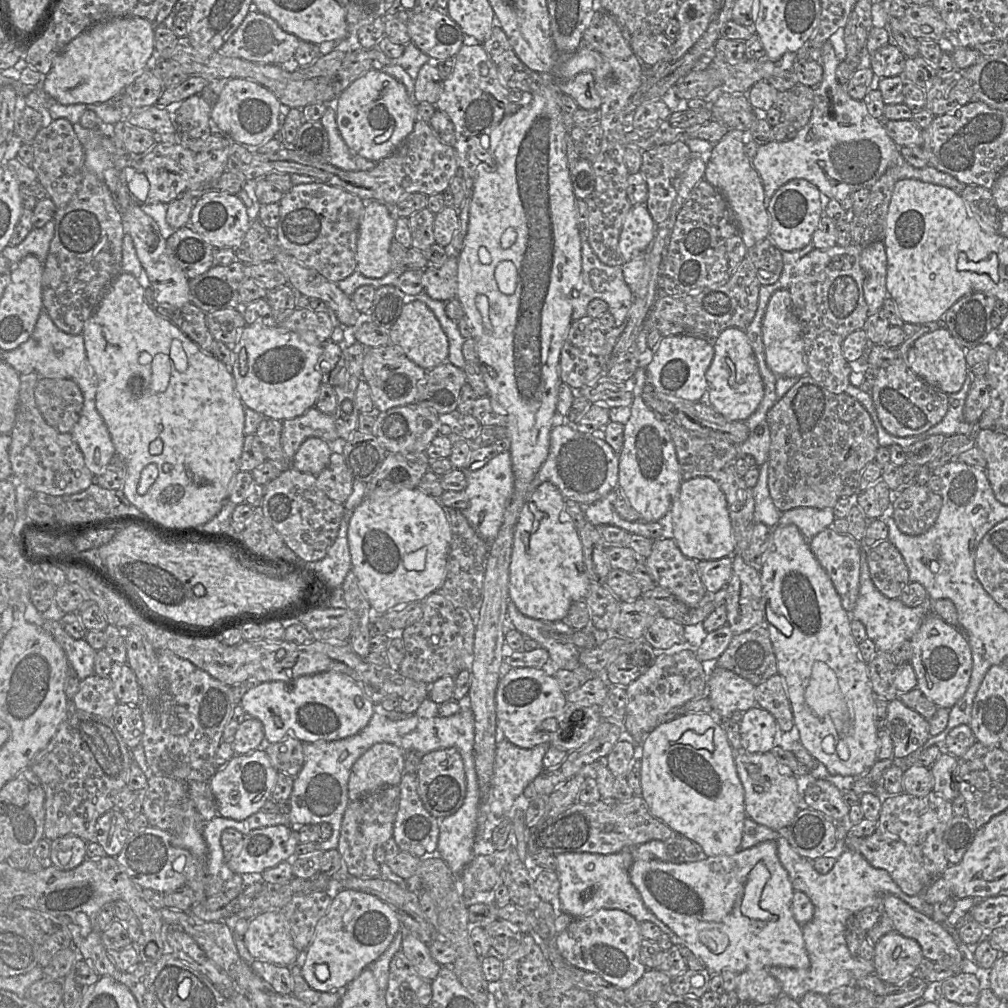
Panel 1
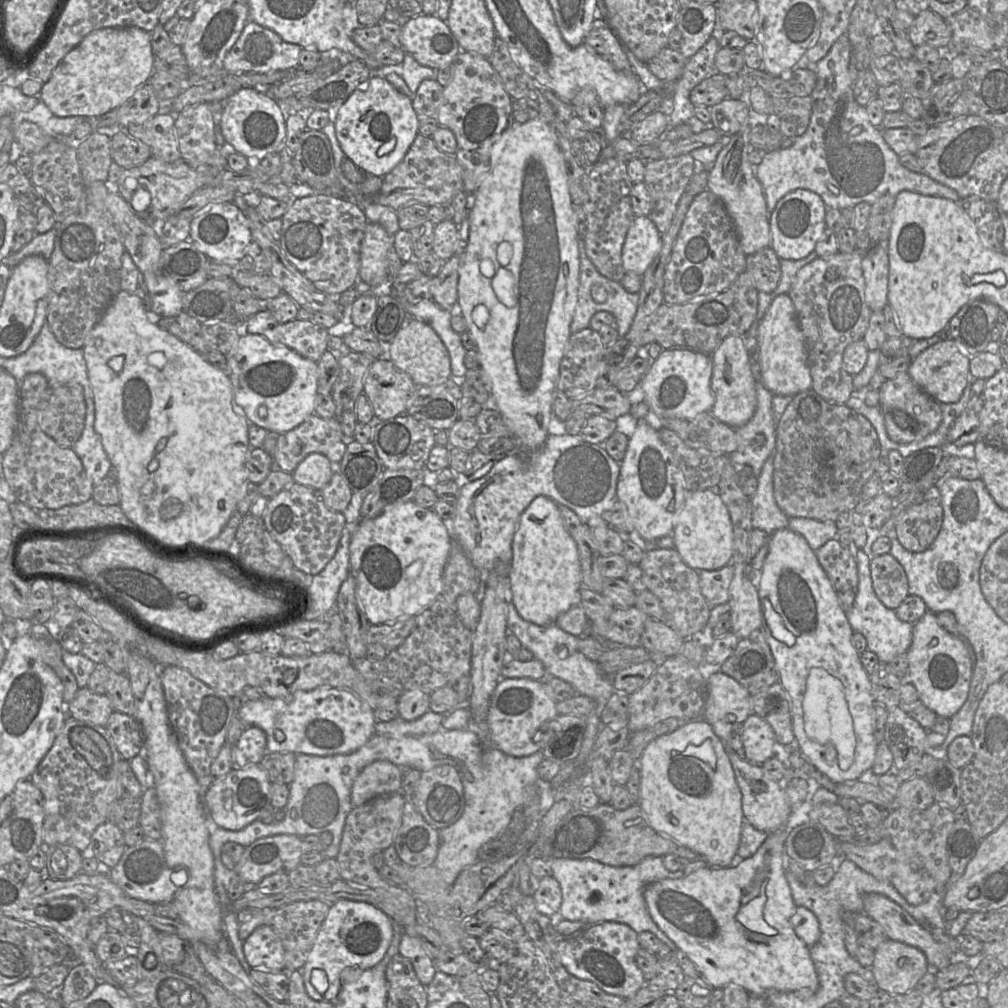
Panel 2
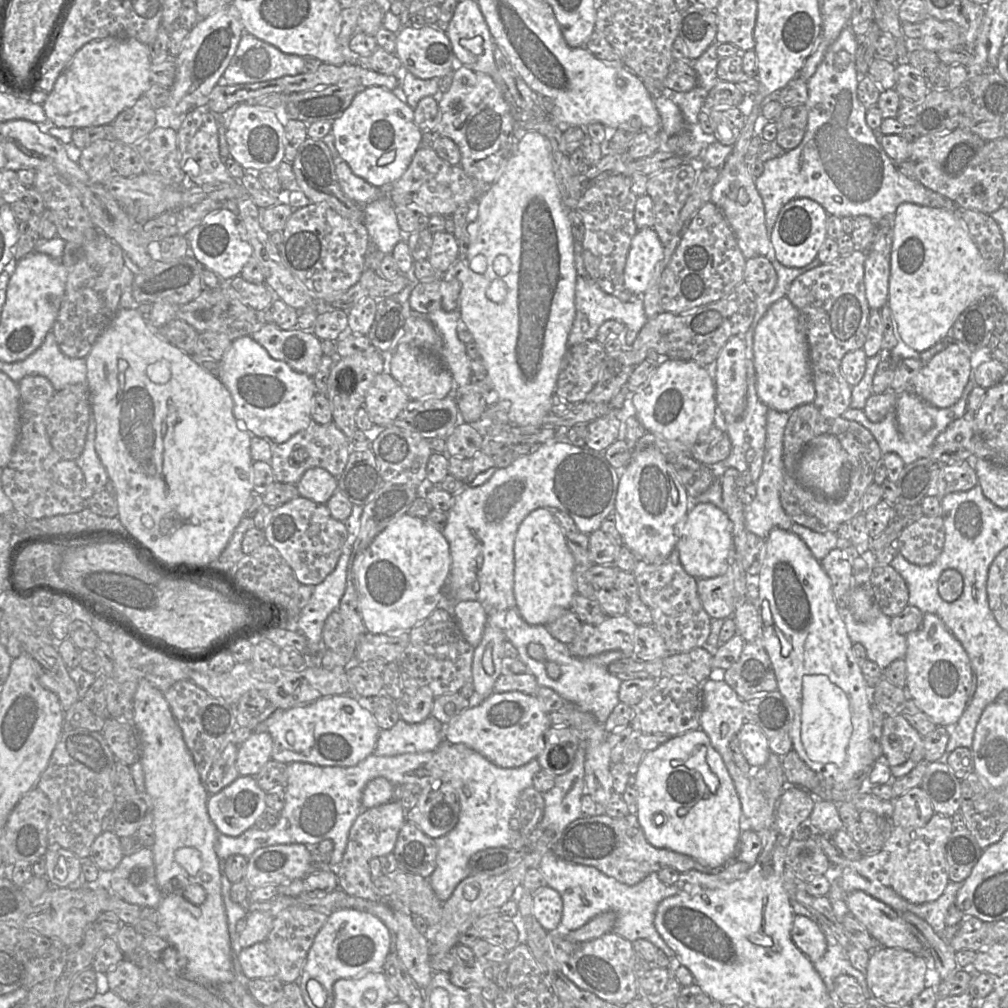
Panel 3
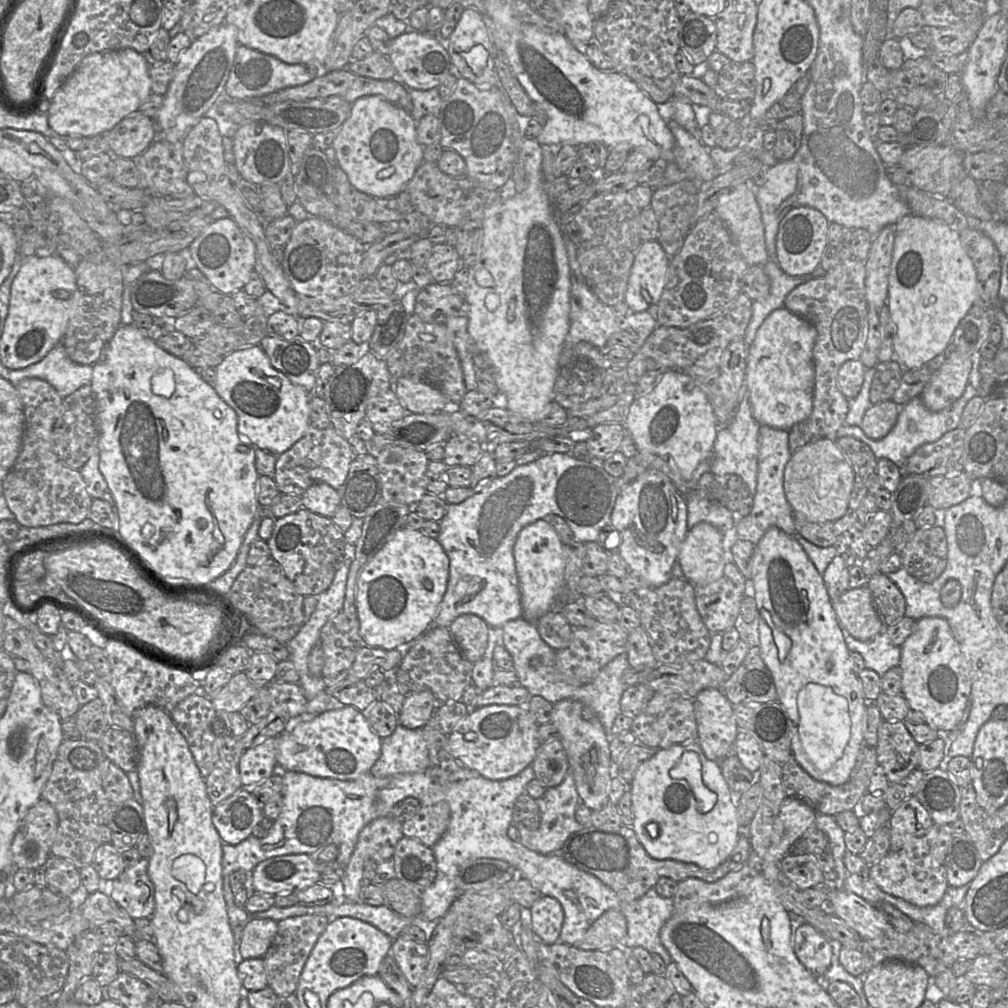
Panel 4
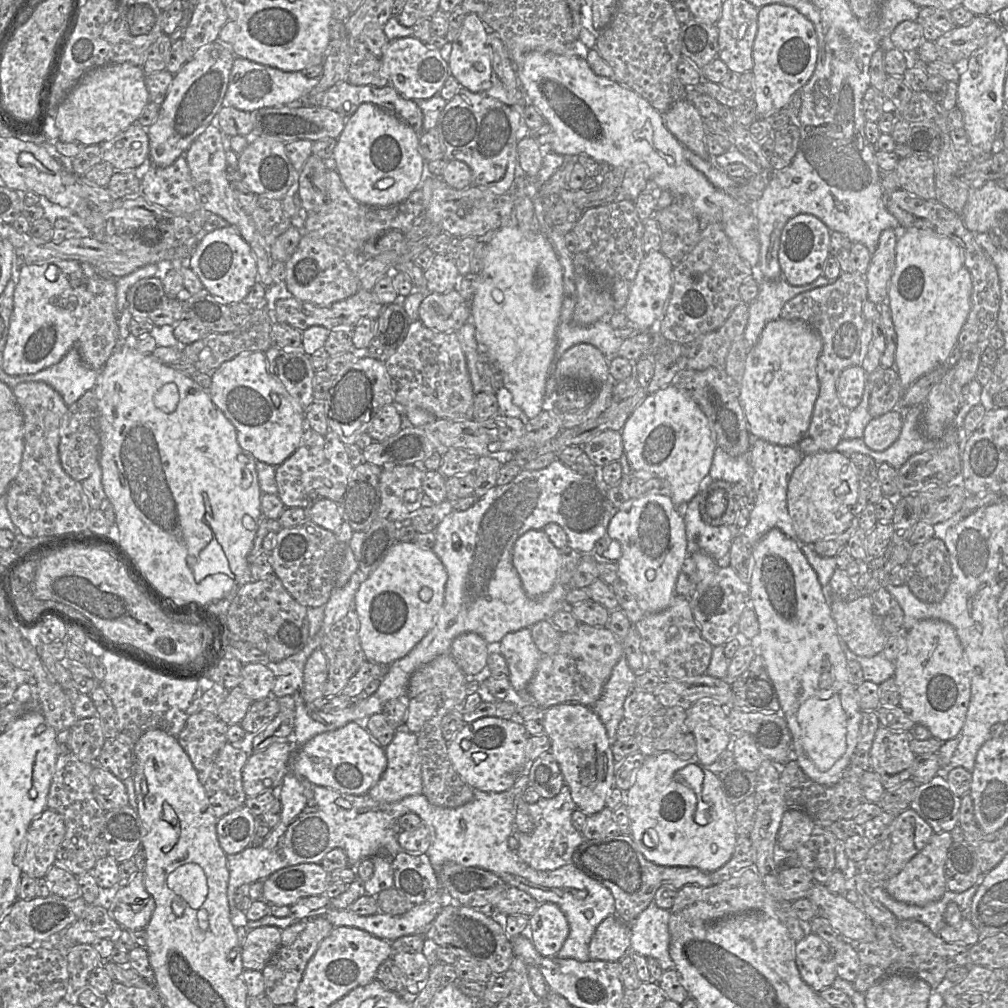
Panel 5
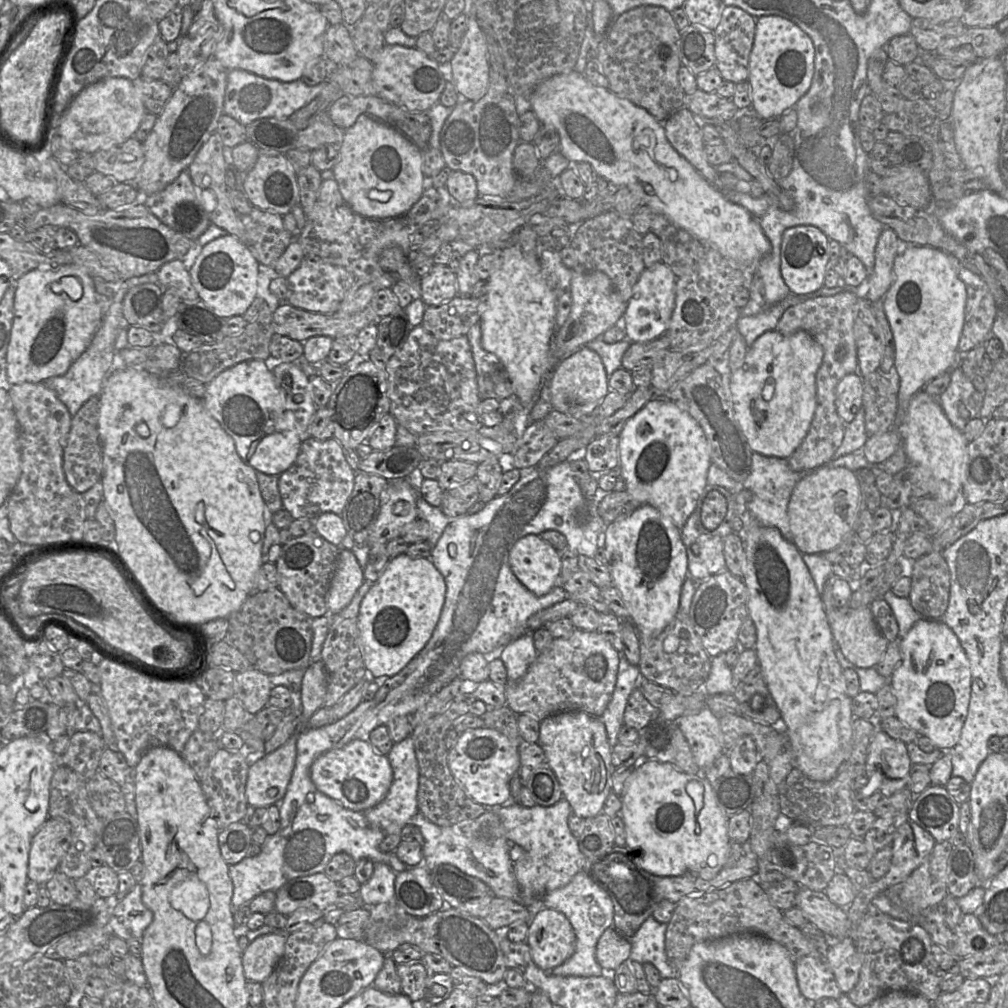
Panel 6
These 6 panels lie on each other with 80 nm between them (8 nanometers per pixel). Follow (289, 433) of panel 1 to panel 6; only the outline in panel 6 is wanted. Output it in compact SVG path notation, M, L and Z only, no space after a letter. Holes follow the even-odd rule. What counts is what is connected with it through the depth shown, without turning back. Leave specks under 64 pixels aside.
M309 436L302 442L294 464L278 476L283 508L293 519L314 520L326 512L341 515L352 493L354 476L355 472L345 459L344 448L334 437L320 441Z

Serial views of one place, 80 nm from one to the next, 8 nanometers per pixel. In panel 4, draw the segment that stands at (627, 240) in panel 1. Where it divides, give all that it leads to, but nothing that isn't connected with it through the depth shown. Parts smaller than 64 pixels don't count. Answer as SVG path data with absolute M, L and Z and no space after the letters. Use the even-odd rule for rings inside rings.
M658 240L642 242L635 256L625 294L625 302L633 312L647 311L652 304L657 304L663 293L669 270L670 257L666 254Z

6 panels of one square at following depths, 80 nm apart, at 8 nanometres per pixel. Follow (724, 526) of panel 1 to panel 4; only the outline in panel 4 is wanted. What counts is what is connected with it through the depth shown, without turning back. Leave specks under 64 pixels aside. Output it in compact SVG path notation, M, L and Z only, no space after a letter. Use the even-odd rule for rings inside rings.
M700 522L687 531L678 553L678 562L694 586L707 585L723 575L723 535L708 522Z

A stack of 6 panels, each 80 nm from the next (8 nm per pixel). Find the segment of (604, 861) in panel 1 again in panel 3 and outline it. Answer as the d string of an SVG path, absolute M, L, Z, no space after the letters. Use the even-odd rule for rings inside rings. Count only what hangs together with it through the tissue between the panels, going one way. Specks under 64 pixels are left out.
M551 852L544 854L537 867L541 871L545 884L556 890L562 899L563 911L556 932L565 935L586 924L593 917L614 911L617 915L613 931L621 937L634 942L646 939L662 950L671 959L674 951L665 943L657 931L654 919L659 903L678 892L677 885L666 885L659 880L658 873L646 876L635 885L626 885L609 877L593 866L574 864L557 858Z

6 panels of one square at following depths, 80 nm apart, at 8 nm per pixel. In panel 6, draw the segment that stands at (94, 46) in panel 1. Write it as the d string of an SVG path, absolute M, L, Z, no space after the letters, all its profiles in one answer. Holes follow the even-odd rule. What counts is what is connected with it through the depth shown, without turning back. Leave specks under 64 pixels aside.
M123 77L106 78L88 85L73 98L61 116L58 133L74 150L95 154L134 137L146 112L134 81Z

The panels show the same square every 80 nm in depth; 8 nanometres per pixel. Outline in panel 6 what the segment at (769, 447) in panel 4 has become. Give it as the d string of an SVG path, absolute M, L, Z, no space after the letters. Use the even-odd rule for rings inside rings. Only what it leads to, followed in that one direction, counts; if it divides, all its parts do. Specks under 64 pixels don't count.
M753 452L751 472L745 481L744 488L751 492L747 511L764 526L777 528L782 536L792 541L788 505L792 491L806 472L793 471L788 459L766 456Z

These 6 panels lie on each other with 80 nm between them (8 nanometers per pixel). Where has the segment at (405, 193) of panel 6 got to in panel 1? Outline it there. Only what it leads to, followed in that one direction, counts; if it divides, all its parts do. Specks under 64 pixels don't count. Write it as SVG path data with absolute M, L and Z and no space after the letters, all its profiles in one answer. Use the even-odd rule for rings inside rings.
M370 69L353 81L337 98L336 123L350 150L372 162L390 155L411 133L416 107L404 85L389 74Z

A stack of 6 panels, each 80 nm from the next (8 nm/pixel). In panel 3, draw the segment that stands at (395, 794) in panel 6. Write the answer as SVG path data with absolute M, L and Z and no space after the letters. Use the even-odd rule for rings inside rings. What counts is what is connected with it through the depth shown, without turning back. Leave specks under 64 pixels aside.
M432 715L416 724L400 718L391 729L380 730L374 754L390 757L434 751L445 739L445 727Z

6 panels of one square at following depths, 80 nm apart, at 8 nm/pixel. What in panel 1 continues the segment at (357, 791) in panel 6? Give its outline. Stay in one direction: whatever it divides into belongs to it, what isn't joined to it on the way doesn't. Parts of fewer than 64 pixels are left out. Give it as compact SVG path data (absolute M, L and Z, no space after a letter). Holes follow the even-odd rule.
M336 672L301 676L291 685L281 681L256 684L244 694L240 705L247 716L253 717L262 723L265 745L279 742L287 735L294 736L304 744L346 739L364 729L376 712L375 706L363 690L347 676Z

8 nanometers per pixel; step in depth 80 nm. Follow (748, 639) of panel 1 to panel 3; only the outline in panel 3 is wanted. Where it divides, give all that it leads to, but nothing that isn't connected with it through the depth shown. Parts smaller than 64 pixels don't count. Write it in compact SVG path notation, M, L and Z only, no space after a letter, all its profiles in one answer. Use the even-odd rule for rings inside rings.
M761 637L744 644L738 661L724 671L723 679L743 701L777 689L774 669Z

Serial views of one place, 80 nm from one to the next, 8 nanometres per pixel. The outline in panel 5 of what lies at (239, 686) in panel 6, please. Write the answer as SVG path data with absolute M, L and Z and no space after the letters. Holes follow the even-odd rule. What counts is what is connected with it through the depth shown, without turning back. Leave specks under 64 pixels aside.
M248 663L242 668L241 686L252 701L261 700L271 695L275 681L272 670L261 663Z

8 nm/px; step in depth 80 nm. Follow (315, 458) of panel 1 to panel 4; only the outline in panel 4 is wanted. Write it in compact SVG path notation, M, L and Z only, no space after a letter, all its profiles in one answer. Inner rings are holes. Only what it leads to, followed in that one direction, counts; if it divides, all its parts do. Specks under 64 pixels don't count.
M323 482L311 485L301 498L303 507L328 518L332 518L341 505L338 490Z

